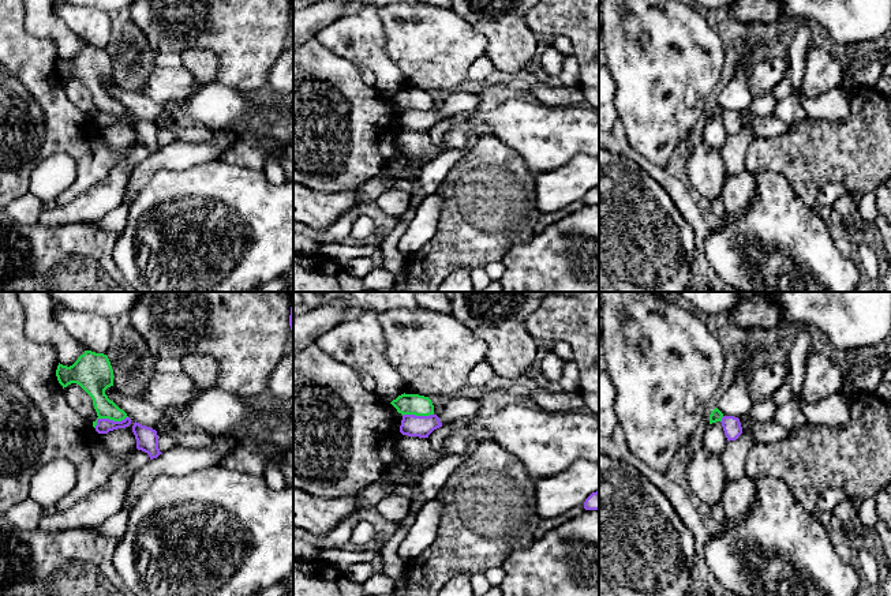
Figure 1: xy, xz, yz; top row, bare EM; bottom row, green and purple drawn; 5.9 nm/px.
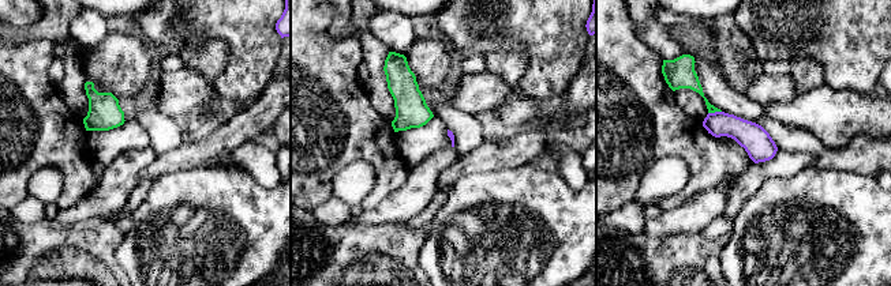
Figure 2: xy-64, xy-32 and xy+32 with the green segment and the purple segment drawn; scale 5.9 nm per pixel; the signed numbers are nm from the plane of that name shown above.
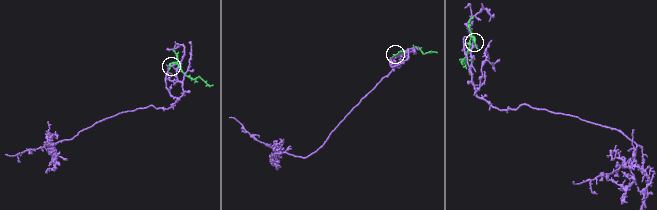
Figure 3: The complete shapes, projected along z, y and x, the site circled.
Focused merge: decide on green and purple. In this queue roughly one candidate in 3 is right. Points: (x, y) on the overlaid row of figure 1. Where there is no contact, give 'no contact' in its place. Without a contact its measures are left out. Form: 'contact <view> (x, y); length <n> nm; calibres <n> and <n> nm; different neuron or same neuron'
contact xy (108, 418); length 220 nm; calibres 190 and 90 nm; different neuron

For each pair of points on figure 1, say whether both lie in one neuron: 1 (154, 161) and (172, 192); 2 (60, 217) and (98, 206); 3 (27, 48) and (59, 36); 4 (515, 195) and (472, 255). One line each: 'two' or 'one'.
1: two
2: one
3: two
4: one

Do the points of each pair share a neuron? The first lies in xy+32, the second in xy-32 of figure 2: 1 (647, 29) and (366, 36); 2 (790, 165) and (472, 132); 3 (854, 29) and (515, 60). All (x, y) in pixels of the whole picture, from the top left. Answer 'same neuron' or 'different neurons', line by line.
1: same neuron
2: different neurons
3: different neurons

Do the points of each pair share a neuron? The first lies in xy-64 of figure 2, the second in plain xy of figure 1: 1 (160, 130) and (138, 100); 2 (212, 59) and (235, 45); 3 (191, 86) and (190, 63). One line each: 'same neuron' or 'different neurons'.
1: same neuron
2: different neurons
3: different neurons

